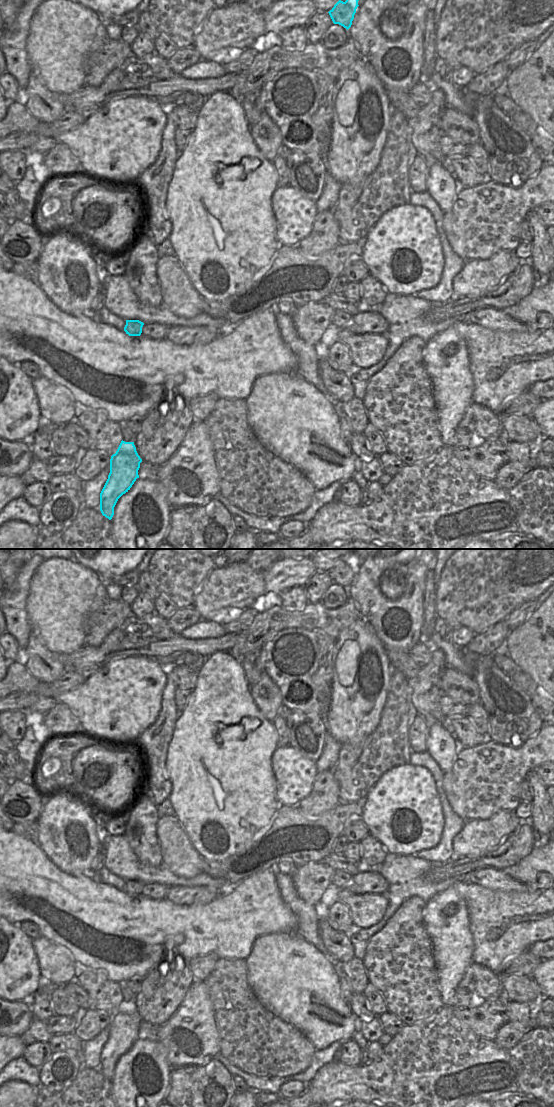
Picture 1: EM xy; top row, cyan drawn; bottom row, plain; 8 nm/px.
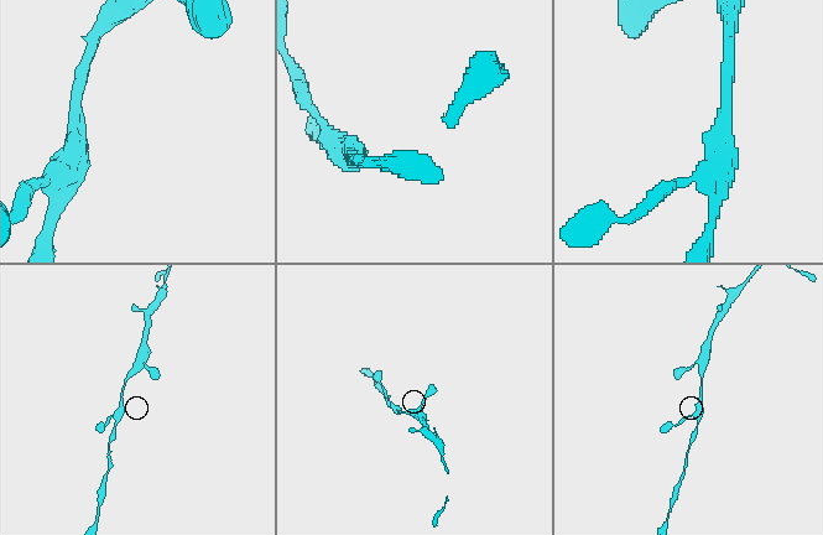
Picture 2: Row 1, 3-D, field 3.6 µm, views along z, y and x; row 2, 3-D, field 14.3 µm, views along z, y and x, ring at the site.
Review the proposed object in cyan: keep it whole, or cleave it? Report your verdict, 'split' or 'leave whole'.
leave whole

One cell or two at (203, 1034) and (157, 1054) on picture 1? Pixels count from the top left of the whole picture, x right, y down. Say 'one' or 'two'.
two

